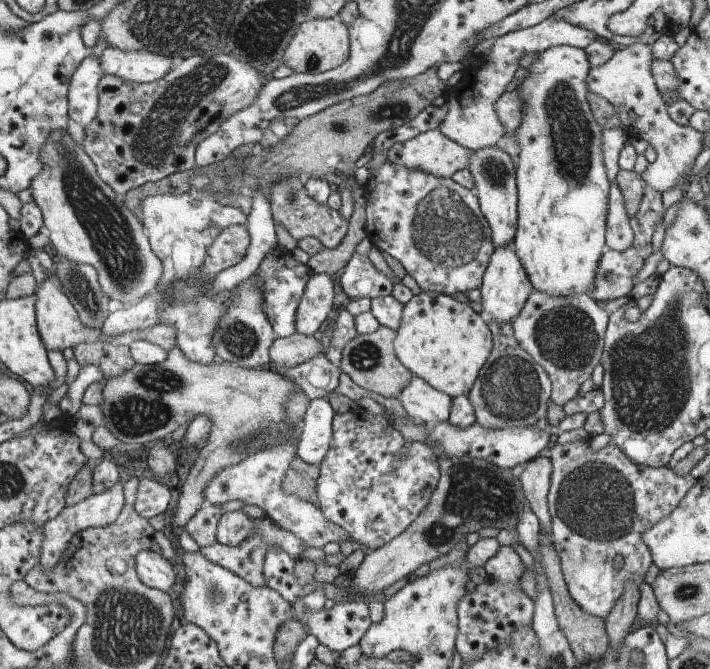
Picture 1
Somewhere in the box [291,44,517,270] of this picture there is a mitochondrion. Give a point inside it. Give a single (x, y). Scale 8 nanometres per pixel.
(396, 108)

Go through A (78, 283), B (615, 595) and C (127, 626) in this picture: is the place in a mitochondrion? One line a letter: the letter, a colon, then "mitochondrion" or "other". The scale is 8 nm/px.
A: mitochondrion
B: other
C: mitochondrion

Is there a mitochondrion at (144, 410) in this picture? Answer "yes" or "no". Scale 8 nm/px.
yes

